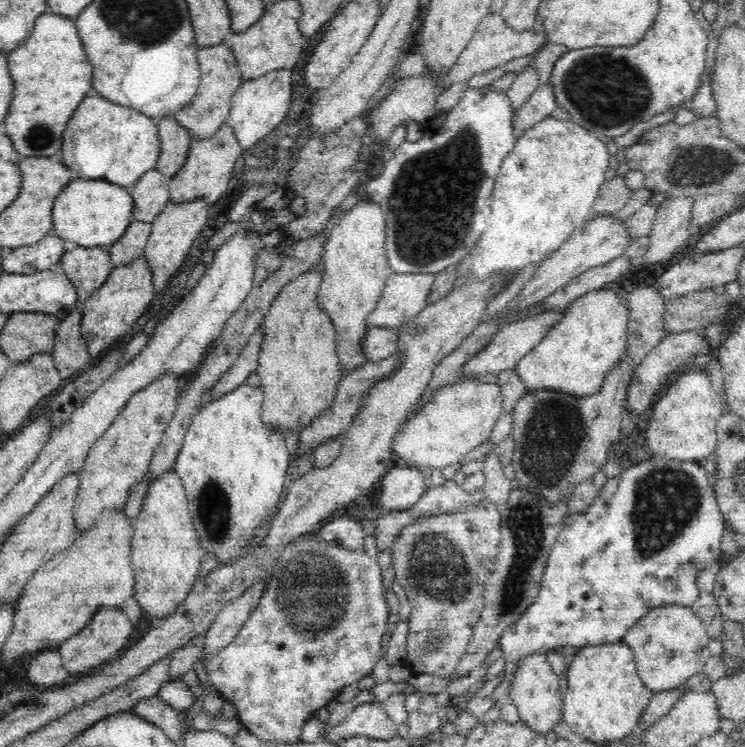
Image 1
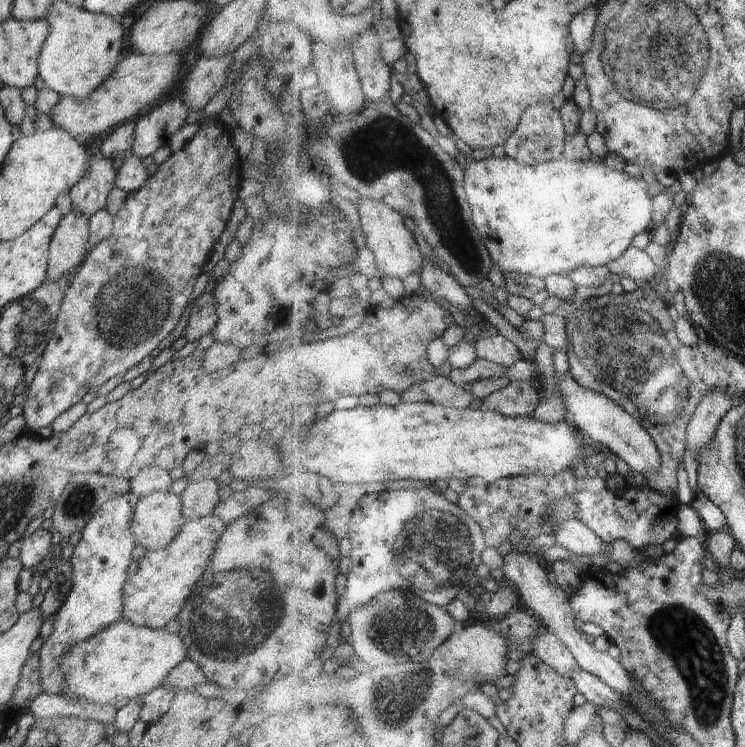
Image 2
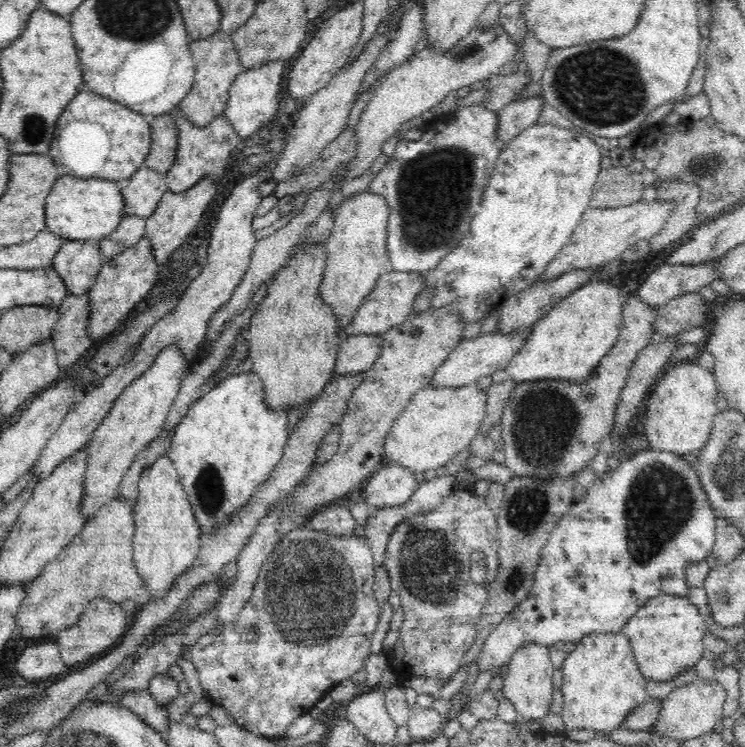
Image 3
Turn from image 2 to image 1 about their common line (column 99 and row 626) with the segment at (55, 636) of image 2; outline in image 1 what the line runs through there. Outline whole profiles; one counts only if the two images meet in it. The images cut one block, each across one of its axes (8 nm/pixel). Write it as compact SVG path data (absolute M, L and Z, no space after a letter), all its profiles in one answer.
M654 456L652 460L646 460L638 466L630 466L622 474L608 479L608 482L597 491L596 497L586 511L580 511L565 518L558 541L554 544L552 552L548 556L548 564L546 564L546 570L544 570L542 582L540 582L536 602L530 604L528 610L520 616L520 619L516 620L512 626L508 626L504 630L504 634L500 636L500 640L498 640L498 645L503 652L502 658L506 662L516 662L524 656L540 654L540 652L546 653L548 650L566 645L580 648L590 644L592 646L616 644L616 642L623 640L624 634L646 614L647 610L652 610L652 608L662 606L662 604L681 604L682 606L691 607L700 596L700 591L698 591L696 585L698 572L700 570L710 570L710 568L717 569L717 558L720 556L722 540L727 528L726 519L722 515L720 507L718 507L711 480L698 463L680 462Z

